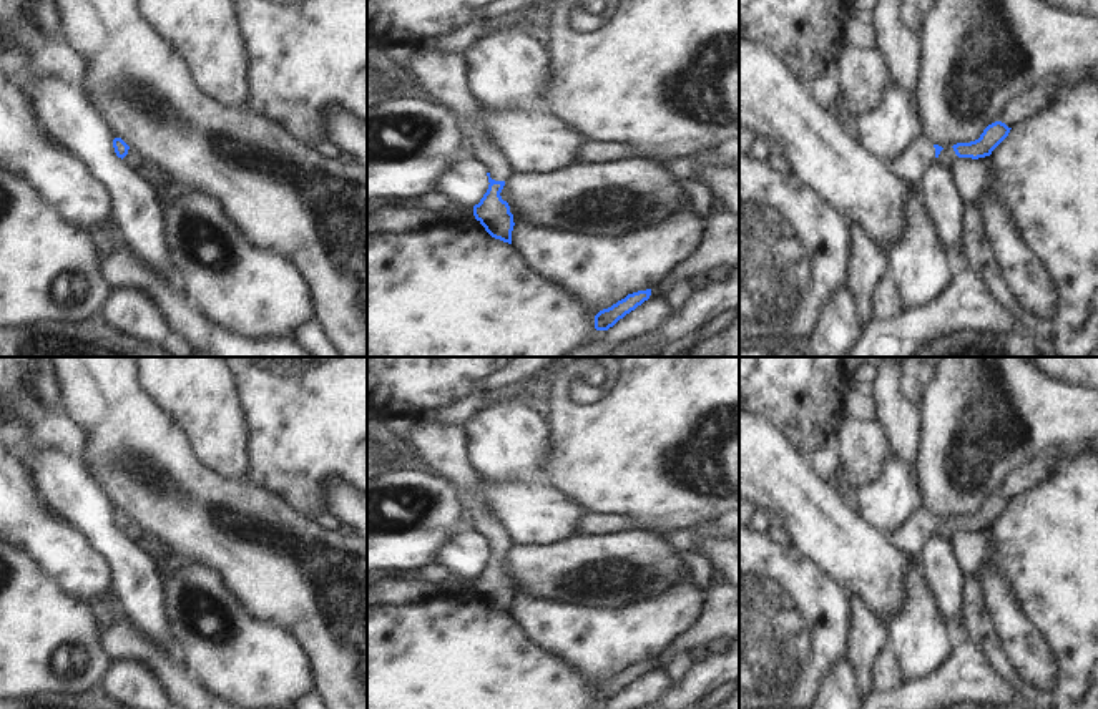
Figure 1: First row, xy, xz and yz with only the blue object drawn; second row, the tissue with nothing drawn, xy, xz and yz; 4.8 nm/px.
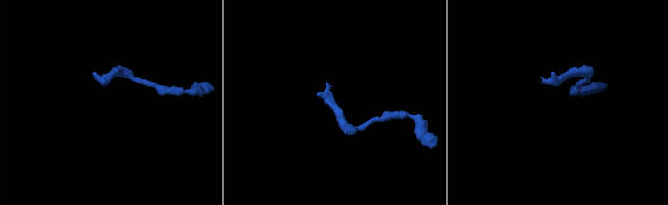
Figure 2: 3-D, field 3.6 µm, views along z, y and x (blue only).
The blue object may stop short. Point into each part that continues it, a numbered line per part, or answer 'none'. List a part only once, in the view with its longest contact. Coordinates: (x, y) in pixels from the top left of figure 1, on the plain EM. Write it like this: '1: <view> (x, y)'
1: xz (442, 447)

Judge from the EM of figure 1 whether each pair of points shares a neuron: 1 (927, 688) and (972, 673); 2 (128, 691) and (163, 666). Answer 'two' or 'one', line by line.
1: one
2: two

